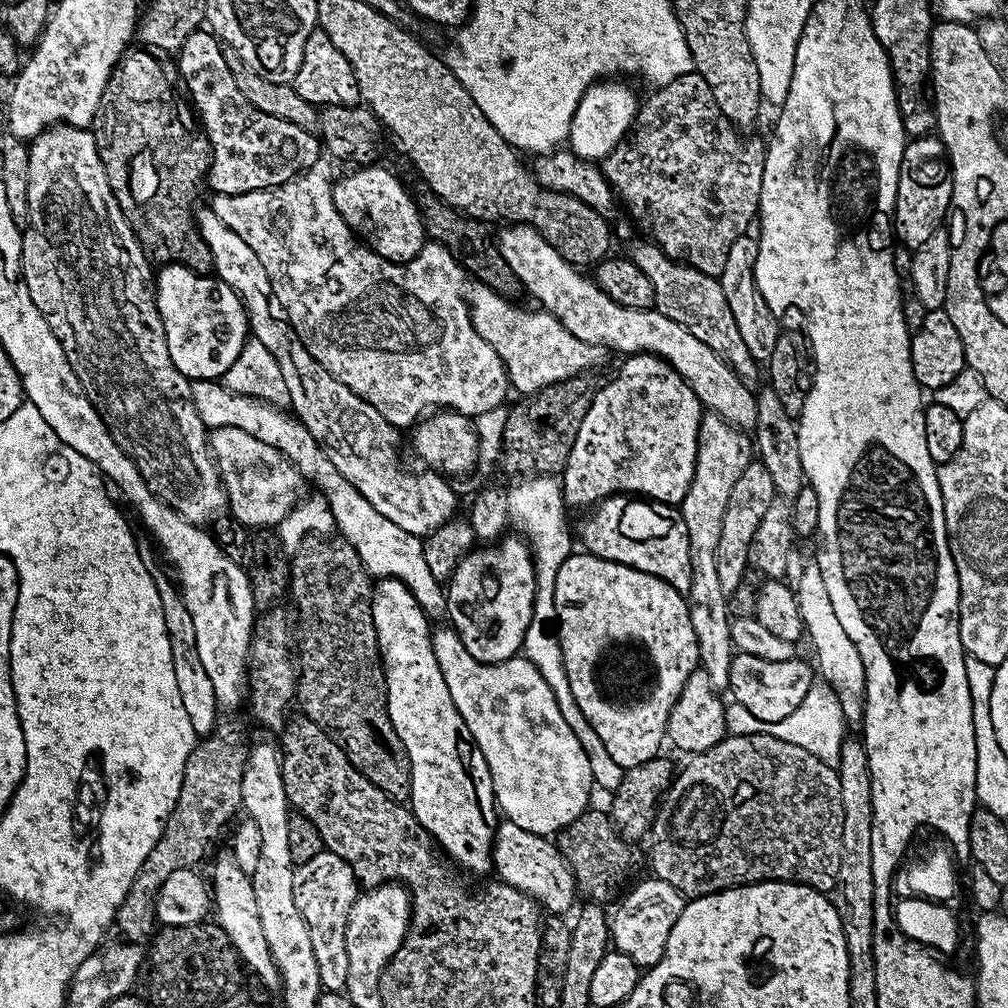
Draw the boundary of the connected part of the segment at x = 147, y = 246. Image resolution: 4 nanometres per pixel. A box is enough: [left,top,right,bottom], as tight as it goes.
[94,51,213,274]

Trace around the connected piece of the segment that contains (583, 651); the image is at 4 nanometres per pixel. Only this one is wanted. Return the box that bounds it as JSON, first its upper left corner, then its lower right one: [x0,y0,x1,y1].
[554,554,700,769]

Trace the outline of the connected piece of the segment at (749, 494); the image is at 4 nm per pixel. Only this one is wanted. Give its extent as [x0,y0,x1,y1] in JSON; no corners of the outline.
[716,458,777,595]

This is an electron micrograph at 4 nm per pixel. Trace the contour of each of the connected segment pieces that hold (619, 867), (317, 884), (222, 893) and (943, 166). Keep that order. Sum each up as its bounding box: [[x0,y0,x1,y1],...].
[[554,809,632,904],[294,850,358,992],[210,850,281,993],[892,134,952,250]]

